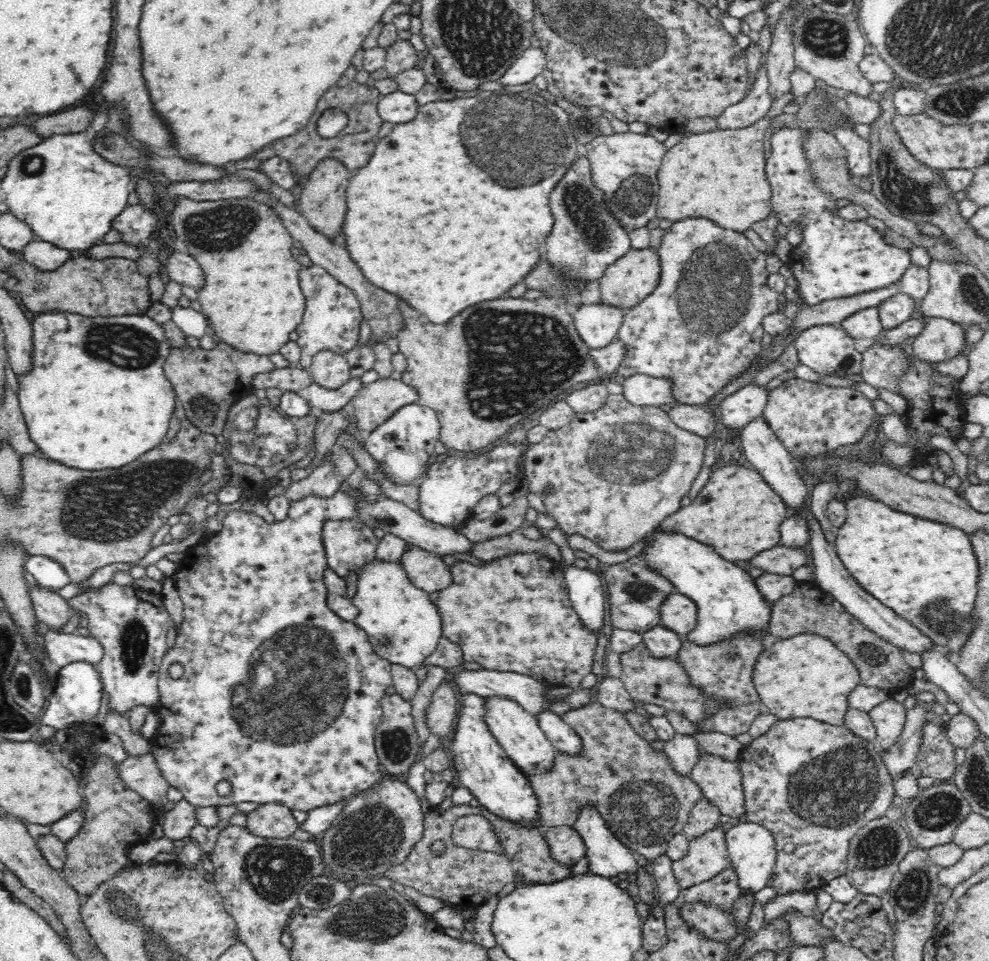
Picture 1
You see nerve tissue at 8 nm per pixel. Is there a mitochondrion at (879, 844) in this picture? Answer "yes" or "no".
yes

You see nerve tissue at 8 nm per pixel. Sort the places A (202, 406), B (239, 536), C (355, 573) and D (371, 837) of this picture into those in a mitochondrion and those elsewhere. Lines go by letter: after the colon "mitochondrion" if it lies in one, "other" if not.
A: mitochondrion
B: other
C: other
D: mitochondrion

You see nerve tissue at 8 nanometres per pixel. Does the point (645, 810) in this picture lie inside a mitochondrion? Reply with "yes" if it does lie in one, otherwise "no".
yes

